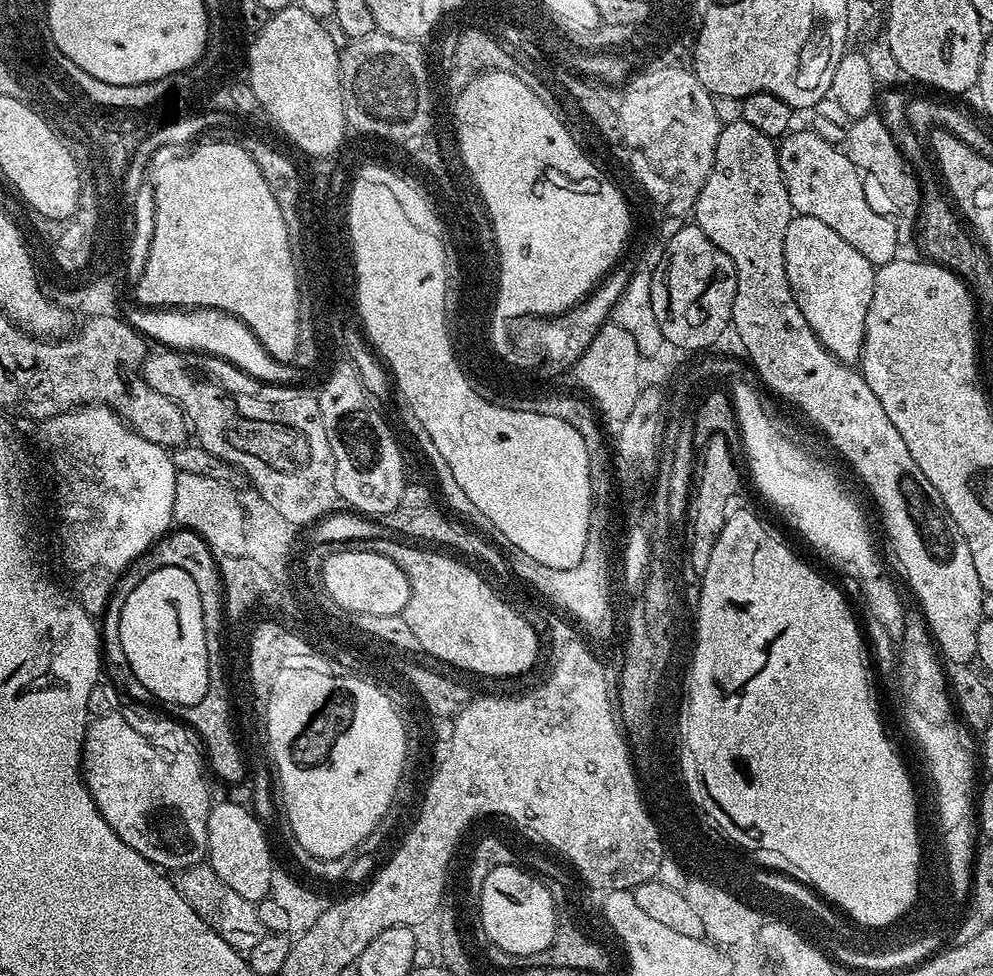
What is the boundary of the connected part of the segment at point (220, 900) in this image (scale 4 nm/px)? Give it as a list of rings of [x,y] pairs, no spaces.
[[[201,862],[179,869],[172,881],[175,889],[186,898],[194,912],[236,951],[247,952],[253,949],[265,936],[266,931],[258,918],[256,904],[235,893],[226,882],[222,882],[222,878],[219,878],[211,865]]]

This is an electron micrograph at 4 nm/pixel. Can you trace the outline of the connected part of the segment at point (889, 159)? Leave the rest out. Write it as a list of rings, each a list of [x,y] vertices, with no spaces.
[[[879,115],[858,116],[849,124],[852,125],[844,136],[843,151],[848,153],[850,162],[866,177],[871,195],[876,199],[874,207],[895,222],[900,241],[908,242],[911,236],[913,239],[917,235],[918,217],[922,212],[920,181]]]

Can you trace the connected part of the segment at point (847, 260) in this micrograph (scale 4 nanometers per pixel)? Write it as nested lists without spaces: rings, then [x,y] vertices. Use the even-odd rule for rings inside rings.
[[[799,214],[793,215],[792,221],[786,226],[782,255],[784,277],[788,279],[792,297],[802,318],[808,323],[808,329],[832,355],[832,359],[848,366],[855,365],[864,351],[866,314],[870,310],[870,298],[874,298],[876,268],[869,260],[862,258],[862,254],[858,254],[858,250],[854,250],[846,238],[838,238],[838,234],[834,234],[826,222],[818,222],[818,218]]]

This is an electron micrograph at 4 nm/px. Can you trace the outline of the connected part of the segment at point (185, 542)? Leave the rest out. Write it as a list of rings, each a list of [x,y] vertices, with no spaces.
[[[181,527],[179,530],[169,531],[161,536],[134,563],[128,565],[123,572],[119,573],[117,580],[120,581],[115,581],[112,597],[102,617],[102,656],[106,661],[107,671],[108,668],[112,672],[121,671],[123,673],[125,671],[128,659],[122,650],[120,635],[118,634],[118,626],[122,618],[122,606],[126,602],[130,590],[134,590],[134,586],[138,586],[140,579],[159,568],[181,568],[186,570],[186,574],[190,574],[190,578],[194,578],[194,582],[201,586],[207,586],[207,584],[219,585],[221,583],[217,553],[213,552],[211,546],[197,532],[193,532],[190,528]]]

